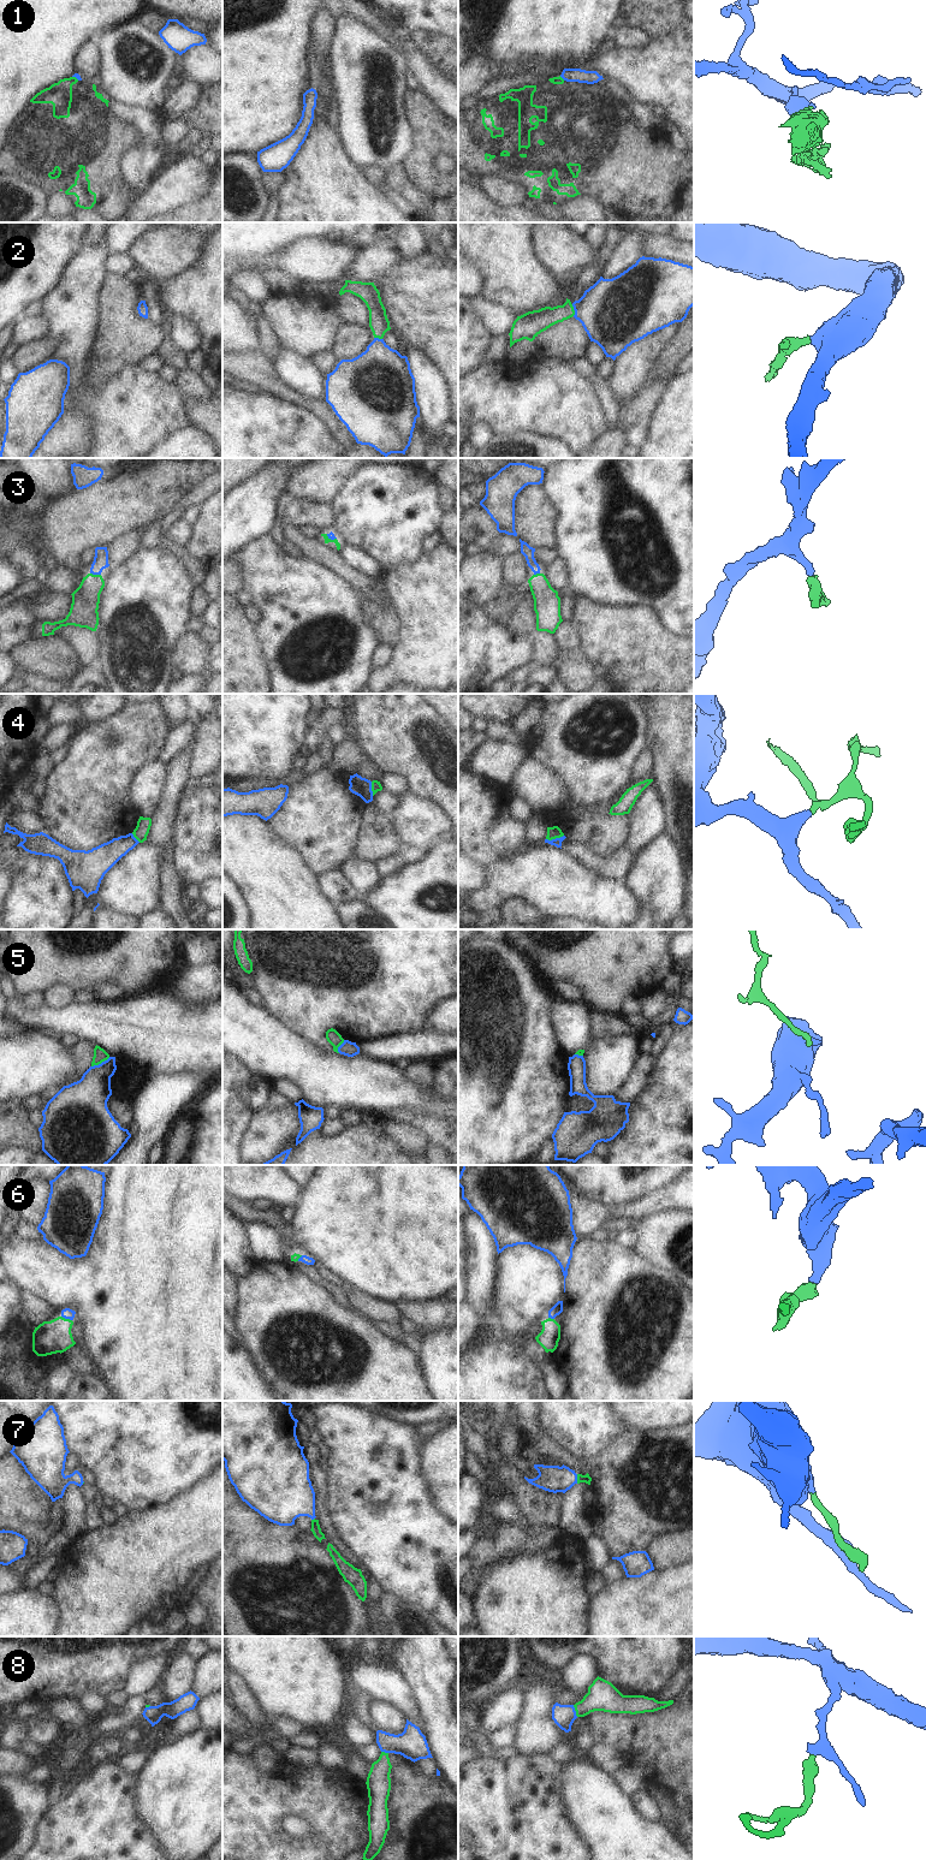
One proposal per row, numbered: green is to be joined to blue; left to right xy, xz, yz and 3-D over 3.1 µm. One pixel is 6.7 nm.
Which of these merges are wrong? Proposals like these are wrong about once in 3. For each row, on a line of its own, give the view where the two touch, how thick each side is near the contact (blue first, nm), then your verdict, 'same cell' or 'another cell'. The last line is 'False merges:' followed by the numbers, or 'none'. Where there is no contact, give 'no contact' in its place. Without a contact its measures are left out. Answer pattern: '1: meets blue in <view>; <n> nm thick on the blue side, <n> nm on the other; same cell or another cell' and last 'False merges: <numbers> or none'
1: meets blue in yz; 100 nm thick on the blue side, 50 nm on the other; another cell
2: meets blue in yz; 420 nm thick on the blue side, 150 nm on the other; same cell
3: meets blue in xy; 100 nm thick on the blue side, 190 nm on the other; same cell
4: meets blue in yz; 60 nm thick on the blue side, 80 nm on the other; another cell
5: meets blue in xy; 260 nm thick on the blue side, 90 nm on the other; another cell
6: meets blue in xy; 70 nm thick on the blue side, 220 nm on the other; same cell
7: meets blue in yz; 180 nm thick on the blue side, 60 nm on the other; same cell
8: meets blue in yz; 140 nm thick on the blue side, 200 nm on the other; same cell
False merges: 1, 4, 5

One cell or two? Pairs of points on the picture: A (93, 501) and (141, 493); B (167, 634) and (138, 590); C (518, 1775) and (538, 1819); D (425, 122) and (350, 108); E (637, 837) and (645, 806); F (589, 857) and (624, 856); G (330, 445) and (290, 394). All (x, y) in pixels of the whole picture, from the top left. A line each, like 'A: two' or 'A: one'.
A: one
B: one
C: one
D: two
E: one
F: one
G: two

